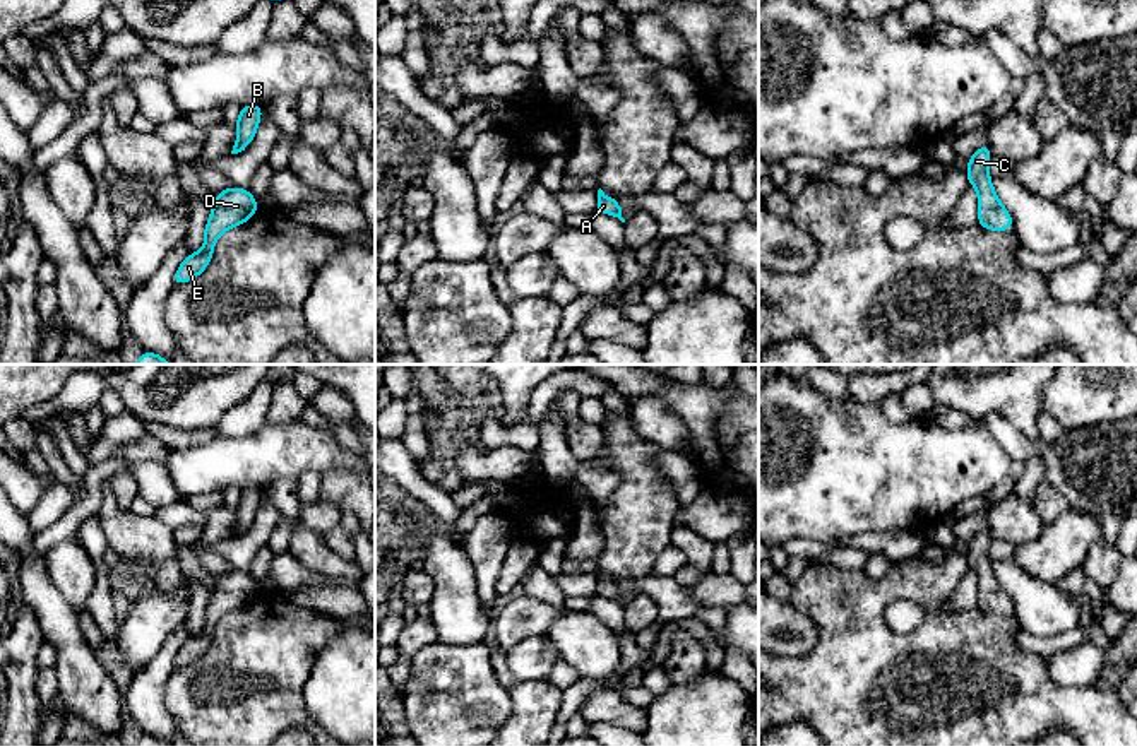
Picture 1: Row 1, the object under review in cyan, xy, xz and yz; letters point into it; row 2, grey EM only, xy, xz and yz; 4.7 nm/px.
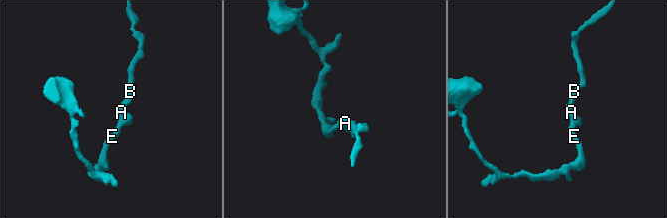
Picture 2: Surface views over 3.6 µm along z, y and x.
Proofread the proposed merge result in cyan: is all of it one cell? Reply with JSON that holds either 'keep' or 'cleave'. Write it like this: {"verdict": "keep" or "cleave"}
{"verdict": "keep"}

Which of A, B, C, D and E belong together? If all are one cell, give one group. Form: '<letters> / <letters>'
A B C D E

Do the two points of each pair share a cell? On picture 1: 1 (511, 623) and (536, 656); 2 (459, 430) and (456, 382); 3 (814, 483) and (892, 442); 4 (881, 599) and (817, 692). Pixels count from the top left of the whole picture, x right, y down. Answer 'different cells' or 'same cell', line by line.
1: different cells
2: same cell
3: same cell
4: same cell

